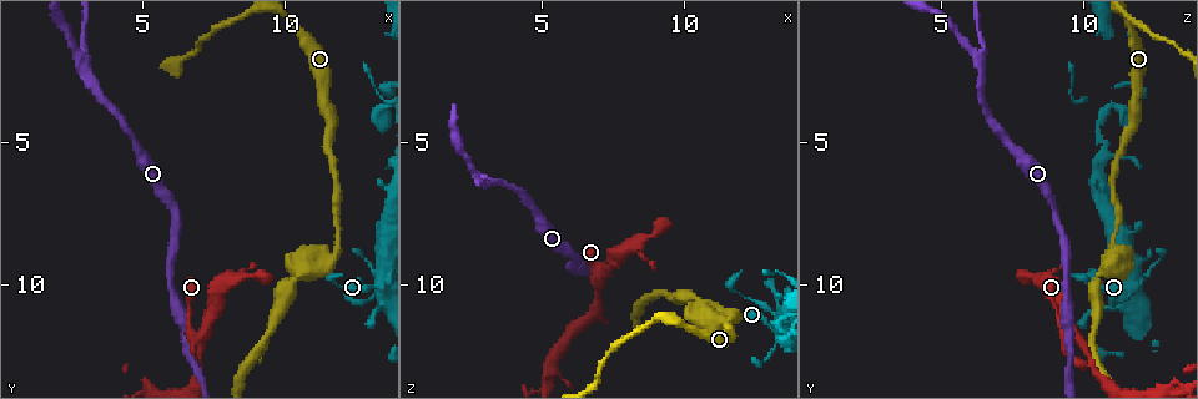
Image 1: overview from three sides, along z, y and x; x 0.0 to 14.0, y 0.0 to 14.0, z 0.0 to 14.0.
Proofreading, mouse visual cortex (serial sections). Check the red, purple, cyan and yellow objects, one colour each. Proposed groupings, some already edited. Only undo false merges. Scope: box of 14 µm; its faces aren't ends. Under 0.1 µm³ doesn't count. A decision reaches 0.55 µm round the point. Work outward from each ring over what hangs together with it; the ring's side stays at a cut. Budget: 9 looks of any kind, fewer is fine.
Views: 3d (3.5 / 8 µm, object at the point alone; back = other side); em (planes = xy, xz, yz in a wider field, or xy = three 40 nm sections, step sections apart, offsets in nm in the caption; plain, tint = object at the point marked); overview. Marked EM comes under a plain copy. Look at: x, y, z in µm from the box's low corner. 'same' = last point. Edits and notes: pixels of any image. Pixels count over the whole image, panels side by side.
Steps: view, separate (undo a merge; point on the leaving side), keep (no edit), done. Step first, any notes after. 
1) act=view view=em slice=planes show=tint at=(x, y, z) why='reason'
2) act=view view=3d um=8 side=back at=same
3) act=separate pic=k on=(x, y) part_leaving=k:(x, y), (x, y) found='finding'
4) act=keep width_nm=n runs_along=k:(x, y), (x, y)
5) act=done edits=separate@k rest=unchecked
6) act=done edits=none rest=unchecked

act=view view=3d um=8 at=(9.7, 11.3, 10.5) why='sudden change in width'

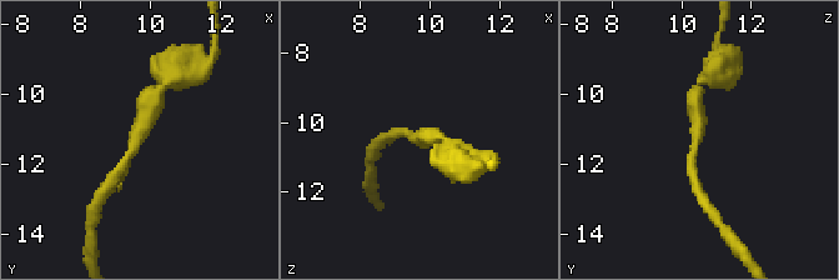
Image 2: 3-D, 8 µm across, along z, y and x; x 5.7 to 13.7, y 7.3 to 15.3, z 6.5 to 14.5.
act=view view=3d um=3.5 side=back at=(9.6, 11.2, 10.4)

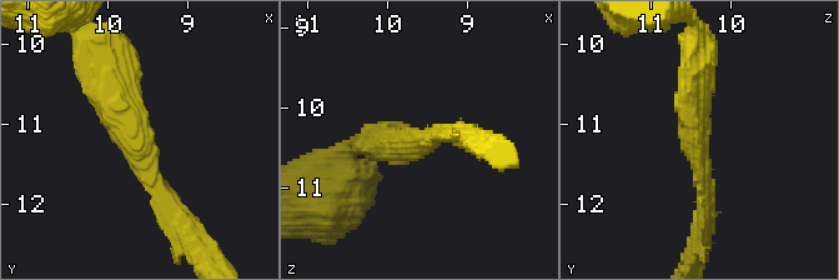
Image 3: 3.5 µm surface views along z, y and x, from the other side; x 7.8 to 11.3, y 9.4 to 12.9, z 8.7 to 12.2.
act=view view=em slice=xy step=3 show=tint at=(9.65, 11.30, 10.45) arm_widths_nm=250,450

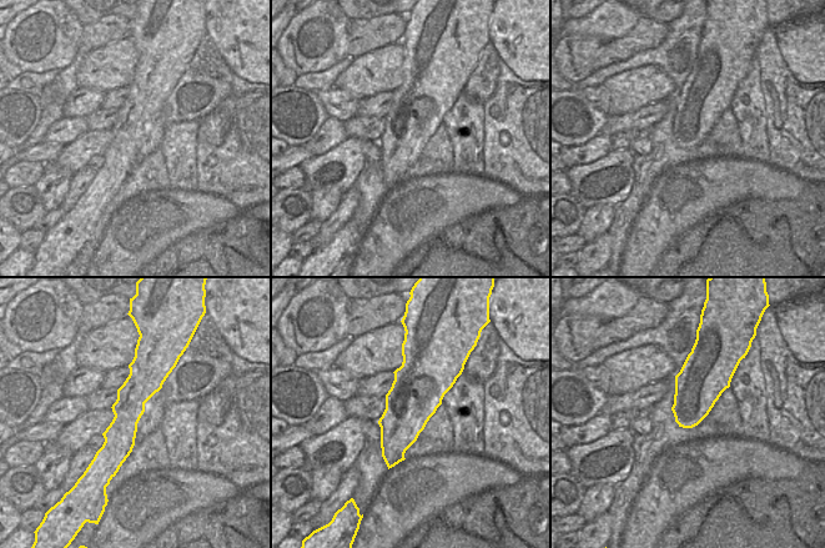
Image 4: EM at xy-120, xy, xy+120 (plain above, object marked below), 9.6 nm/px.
act=keep runs_along=3:(103, 71), (149, 175), (180, 216) found='continuous, no second cell'

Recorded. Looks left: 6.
act=view view=3d um=3.5 at=(10.7, 8.9, 11.2) why='sharp bend'

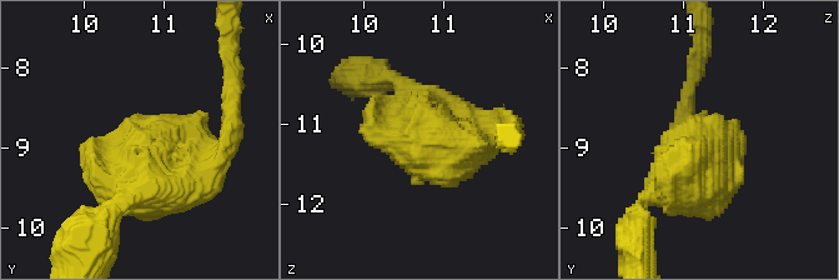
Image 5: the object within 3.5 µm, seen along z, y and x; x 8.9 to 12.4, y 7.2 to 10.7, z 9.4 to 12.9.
act=view view=em slice=xy step=5 show=tint at=(10.65, 8.90, 11.20) why='now the EM'

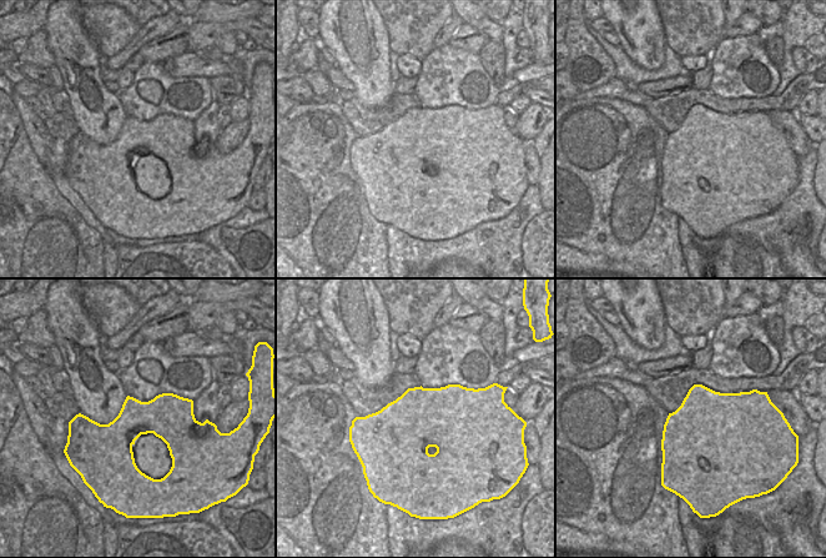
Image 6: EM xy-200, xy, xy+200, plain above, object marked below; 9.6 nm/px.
act=view view=em slice=planes show=tint at=same why='cut it another way'

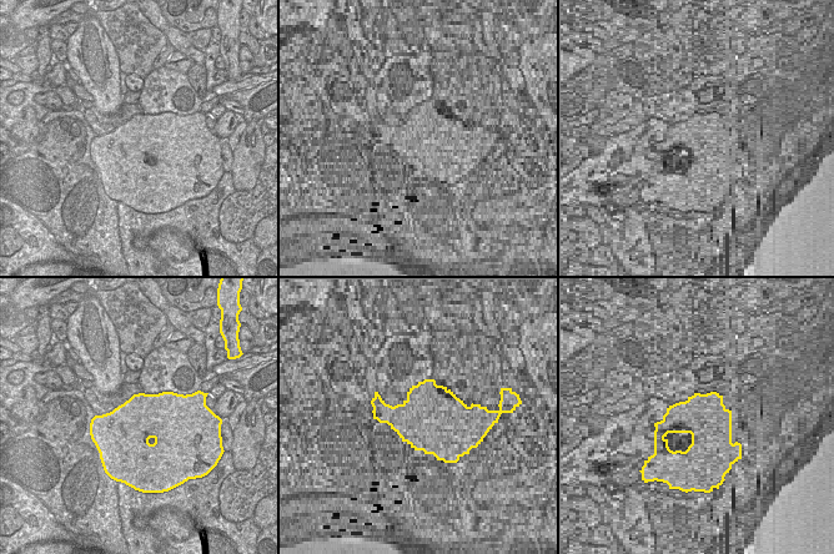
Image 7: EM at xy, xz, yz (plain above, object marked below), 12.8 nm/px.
act=keep found='continuous, no second cell'

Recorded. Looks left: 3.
act=view view=3d um=3.5 at=(7.2, 11.9, 9.5)

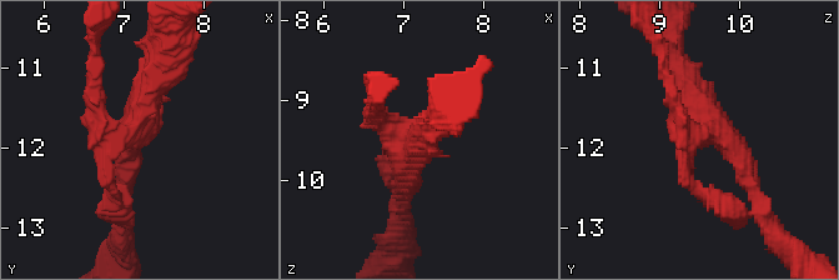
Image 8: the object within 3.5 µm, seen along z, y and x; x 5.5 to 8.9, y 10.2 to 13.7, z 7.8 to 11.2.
act=view view=em slice=xy step=5 show=tint at=(7.15, 11.85, 9.50) why='need the tissue'

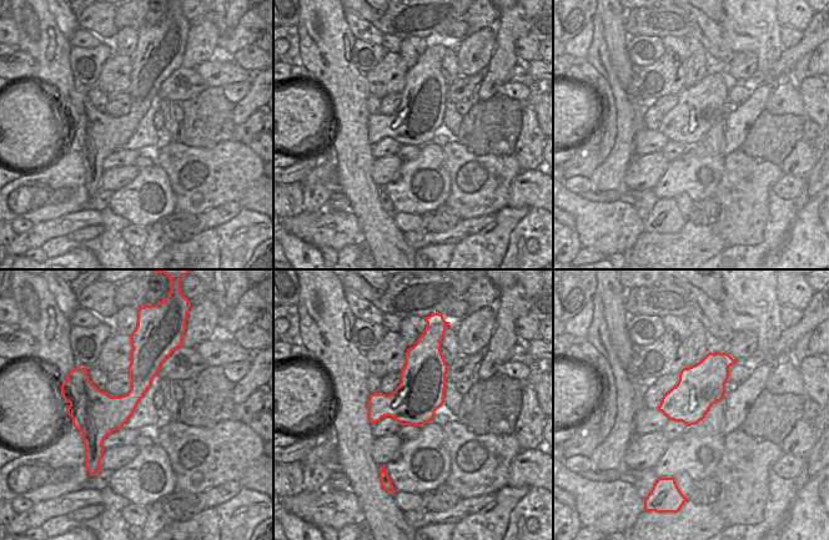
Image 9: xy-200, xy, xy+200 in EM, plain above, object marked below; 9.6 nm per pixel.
act=keep runs_along=8:(667, 84), (753, 184) found='all the same cell'

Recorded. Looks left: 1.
act=done edits=none rest=unchecked

